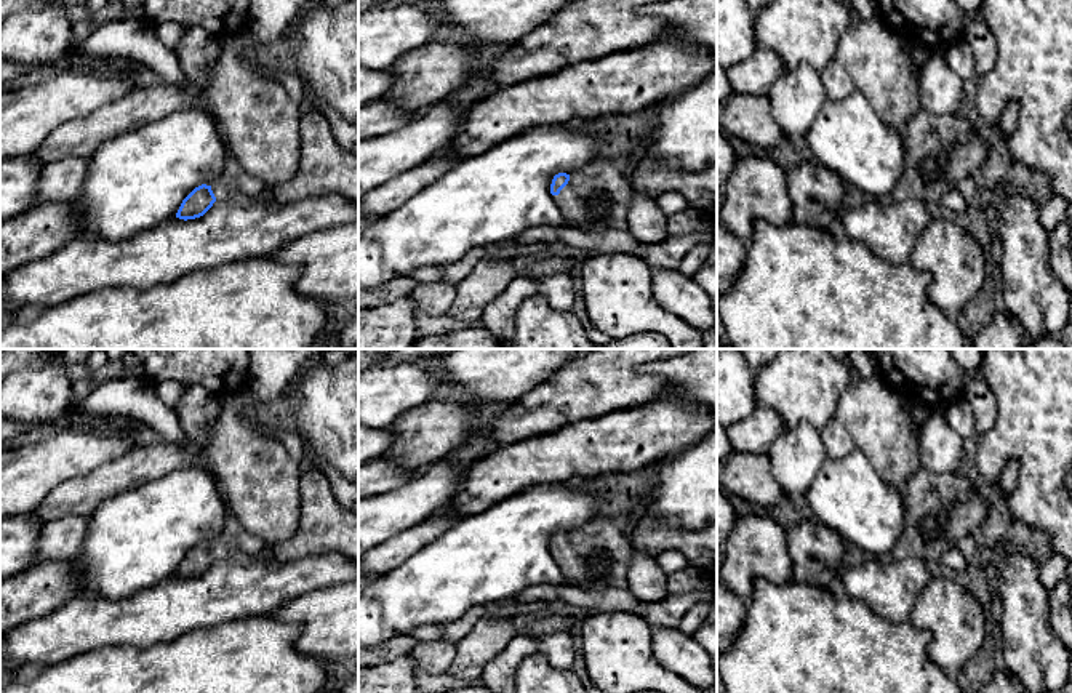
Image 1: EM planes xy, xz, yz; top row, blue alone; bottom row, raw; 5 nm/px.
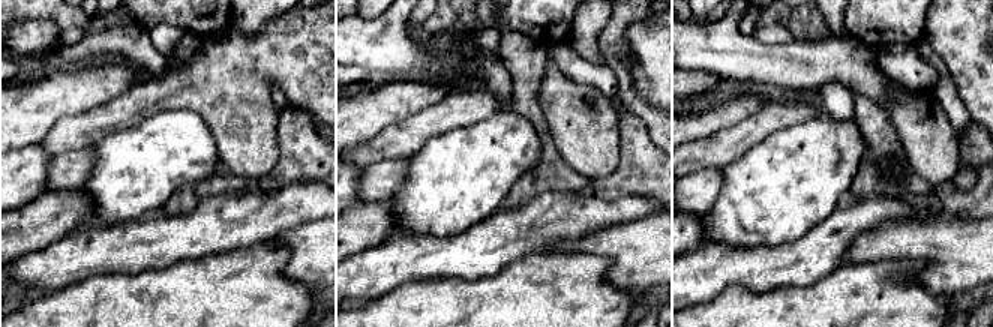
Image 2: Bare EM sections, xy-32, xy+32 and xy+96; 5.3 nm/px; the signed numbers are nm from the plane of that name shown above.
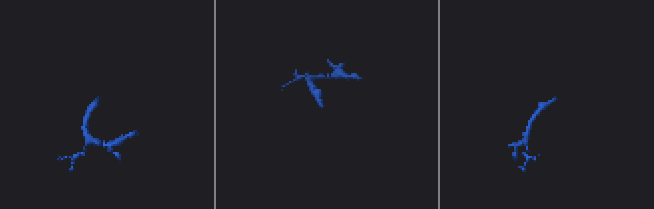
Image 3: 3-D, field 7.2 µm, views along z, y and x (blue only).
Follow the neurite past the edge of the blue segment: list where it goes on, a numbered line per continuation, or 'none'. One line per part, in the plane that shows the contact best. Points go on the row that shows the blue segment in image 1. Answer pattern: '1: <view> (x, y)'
1: xy (234, 180)

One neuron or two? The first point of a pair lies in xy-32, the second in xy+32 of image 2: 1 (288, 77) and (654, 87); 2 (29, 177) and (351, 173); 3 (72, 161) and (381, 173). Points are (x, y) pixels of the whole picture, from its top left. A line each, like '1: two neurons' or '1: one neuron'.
1: one neuron
2: one neuron
3: one neuron

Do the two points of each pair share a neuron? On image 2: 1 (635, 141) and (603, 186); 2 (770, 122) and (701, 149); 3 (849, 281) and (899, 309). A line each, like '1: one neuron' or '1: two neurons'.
1: one neuron
2: one neuron
3: one neuron

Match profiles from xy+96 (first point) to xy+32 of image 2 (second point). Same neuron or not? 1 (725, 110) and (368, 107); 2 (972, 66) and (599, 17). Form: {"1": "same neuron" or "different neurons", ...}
{"1": "same neuron", "2": "different neurons"}

